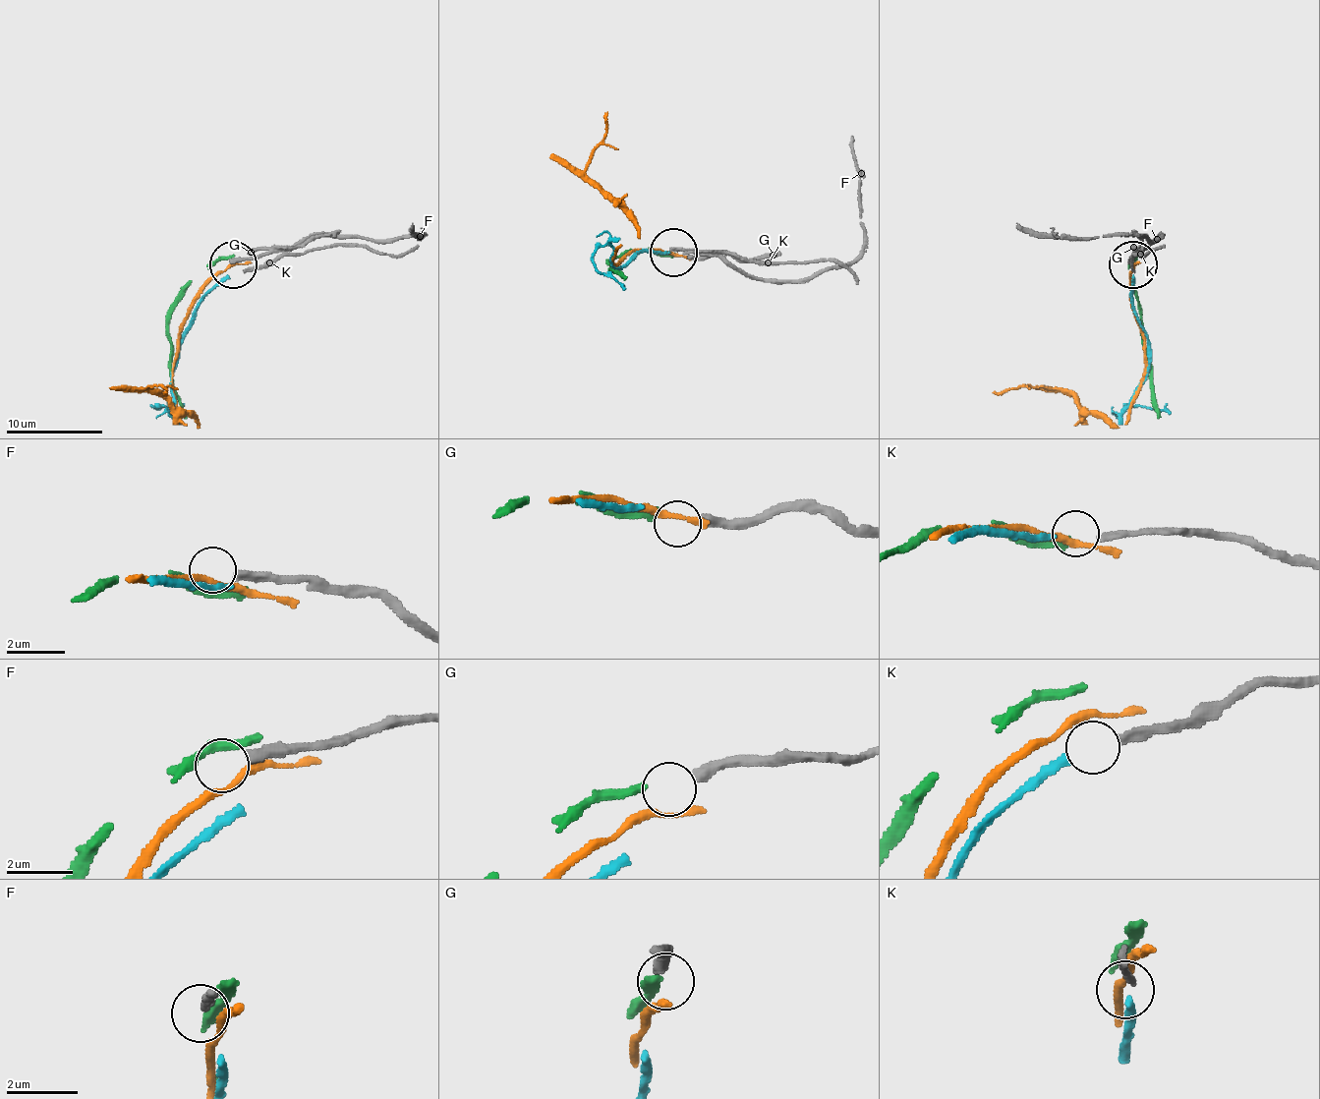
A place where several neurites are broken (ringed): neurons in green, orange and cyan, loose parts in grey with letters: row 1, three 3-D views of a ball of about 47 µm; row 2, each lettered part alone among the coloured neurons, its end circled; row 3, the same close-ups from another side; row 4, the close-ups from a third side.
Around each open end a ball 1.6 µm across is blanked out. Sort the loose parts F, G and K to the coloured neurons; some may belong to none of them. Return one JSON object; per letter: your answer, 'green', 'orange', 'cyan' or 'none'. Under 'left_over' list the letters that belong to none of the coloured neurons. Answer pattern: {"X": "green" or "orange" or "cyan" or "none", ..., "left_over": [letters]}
{"F": "none", "G": "green", "K": "cyan", "left_over": ["F"]}

